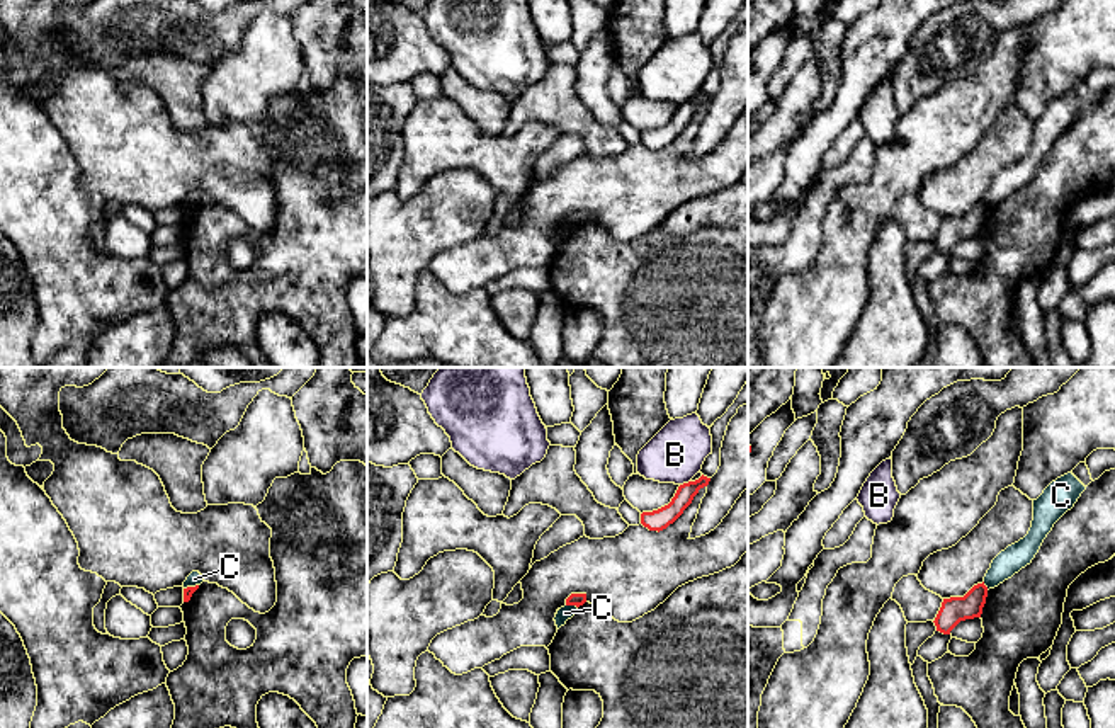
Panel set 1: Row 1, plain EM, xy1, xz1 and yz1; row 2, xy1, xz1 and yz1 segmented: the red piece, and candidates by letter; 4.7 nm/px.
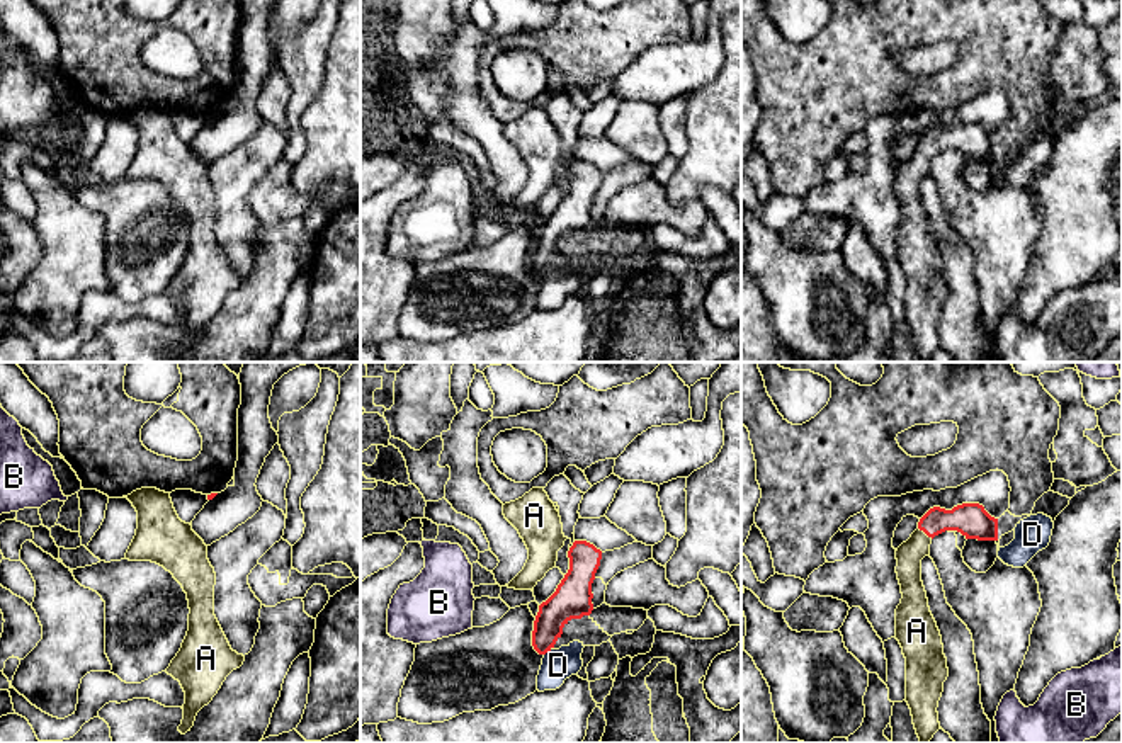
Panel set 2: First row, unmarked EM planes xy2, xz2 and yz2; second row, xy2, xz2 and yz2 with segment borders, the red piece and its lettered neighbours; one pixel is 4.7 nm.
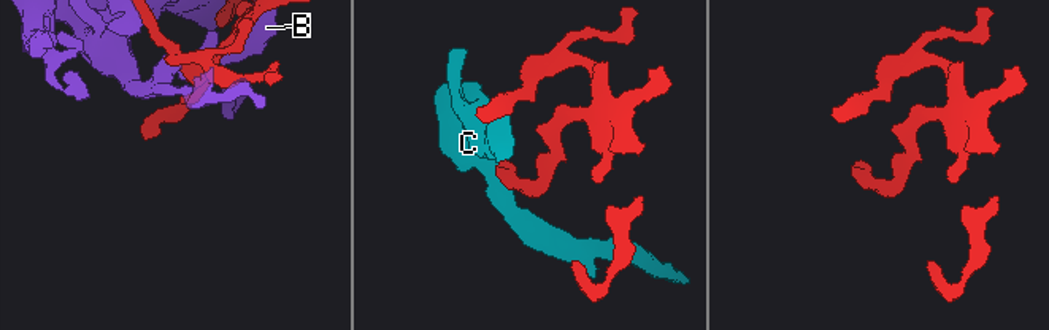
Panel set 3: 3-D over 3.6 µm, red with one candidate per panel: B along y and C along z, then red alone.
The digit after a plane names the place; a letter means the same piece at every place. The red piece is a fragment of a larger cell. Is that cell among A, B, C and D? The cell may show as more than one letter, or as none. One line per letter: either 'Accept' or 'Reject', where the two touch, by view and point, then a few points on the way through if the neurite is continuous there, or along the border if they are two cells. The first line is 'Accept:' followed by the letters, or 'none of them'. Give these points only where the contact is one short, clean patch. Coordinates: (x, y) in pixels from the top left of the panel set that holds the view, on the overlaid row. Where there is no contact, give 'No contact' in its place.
Accept: A
A: Accept. Touches red at yz2 (925, 533). Path across: yz2 (969, 519), (939, 519), (925, 533), (910, 553)
B: Reject. Touches red at xz1 (684, 483)
C: Reject. Touches red at xz1 (571, 604). Boundary: xz1 (566, 604), (577, 608)
D: Reject. Touches red at xz2 (548, 650). Boundary: xz2 (551, 650), (544, 655)

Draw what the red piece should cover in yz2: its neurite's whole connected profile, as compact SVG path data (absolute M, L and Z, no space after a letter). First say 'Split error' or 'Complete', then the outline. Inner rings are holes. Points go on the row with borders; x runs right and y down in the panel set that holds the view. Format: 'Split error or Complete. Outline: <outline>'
Split error. Outline: M962 503L952 510L933 507L896 551L903 593L896 609L896 639L906 658L906 702L920 743L928 743L940 729L937 707L949 677L942 636L921 581L921 559L930 556L932 539L945 530L957 530L966 539L998 541L998 519L979 503Z

